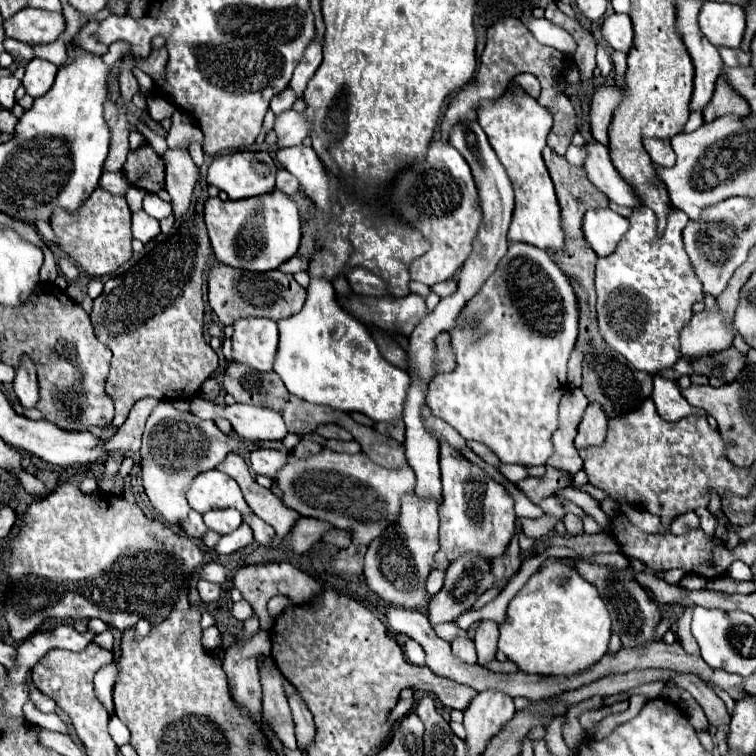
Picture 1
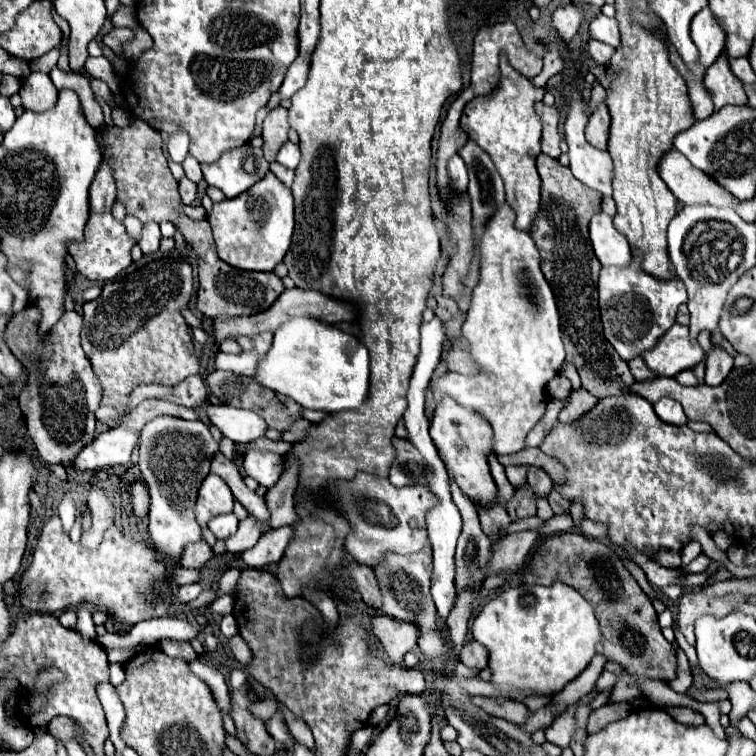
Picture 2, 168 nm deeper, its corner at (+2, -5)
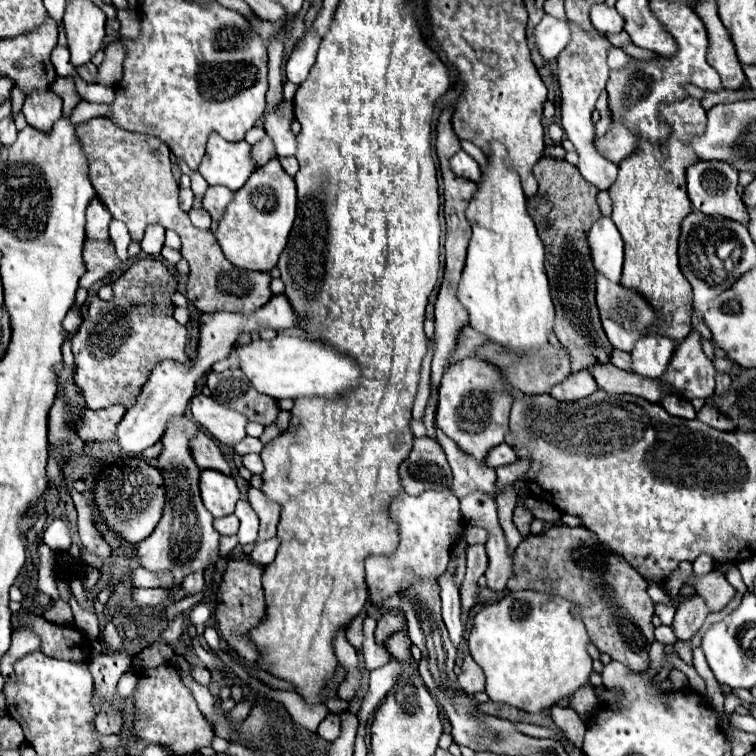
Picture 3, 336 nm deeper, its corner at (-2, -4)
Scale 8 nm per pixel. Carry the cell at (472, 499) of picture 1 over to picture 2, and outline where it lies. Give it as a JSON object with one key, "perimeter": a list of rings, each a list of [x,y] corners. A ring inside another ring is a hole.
{"perimeter":[[[444,397],[444,401],[440,401],[434,411],[430,423],[430,437],[436,449],[442,453],[450,477],[458,483],[464,495],[482,505],[498,499],[496,483],[488,467],[488,455],[492,453],[492,427],[488,425],[488,421],[484,421],[484,417],[480,417],[480,413],[472,413],[462,405],[456,405],[456,401],[452,401],[450,397]]]}

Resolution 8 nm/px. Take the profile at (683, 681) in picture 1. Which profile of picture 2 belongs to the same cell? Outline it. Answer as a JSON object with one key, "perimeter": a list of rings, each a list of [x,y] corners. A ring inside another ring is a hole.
{"perimeter":[[[560,533],[542,539],[522,573],[522,583],[550,585],[556,581],[574,587],[592,605],[602,631],[602,641],[596,649],[600,655],[608,661],[616,661],[622,669],[638,677],[664,681],[672,681],[676,677],[676,657],[672,653],[672,645],[660,633],[652,601],[610,545],[584,537],[582,533]]]}

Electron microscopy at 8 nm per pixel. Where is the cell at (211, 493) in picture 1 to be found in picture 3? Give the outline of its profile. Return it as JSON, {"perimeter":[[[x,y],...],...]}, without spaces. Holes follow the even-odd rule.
{"perimeter":[[[202,470],[200,474],[200,492],[206,510],[214,516],[228,516],[234,512],[234,506],[240,498],[236,482],[232,476],[224,476],[220,472]]]}

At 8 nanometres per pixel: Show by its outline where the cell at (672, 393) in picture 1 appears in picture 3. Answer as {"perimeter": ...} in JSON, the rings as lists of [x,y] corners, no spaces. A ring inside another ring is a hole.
{"perimeter":[[[664,396],[664,400],[660,402],[664,406],[664,410],[672,416],[678,416],[678,418],[686,418],[686,420],[692,420],[696,418],[696,410],[692,408],[692,404],[680,396]]]}

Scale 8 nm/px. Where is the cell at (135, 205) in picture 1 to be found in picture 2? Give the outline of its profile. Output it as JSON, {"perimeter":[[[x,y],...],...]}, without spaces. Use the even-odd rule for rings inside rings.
{"perimeter":[[[128,215],[128,217],[124,219],[124,227],[126,227],[126,233],[130,235],[130,239],[134,239],[134,243],[138,243],[142,223],[140,223],[136,217],[130,217],[130,215]]]}

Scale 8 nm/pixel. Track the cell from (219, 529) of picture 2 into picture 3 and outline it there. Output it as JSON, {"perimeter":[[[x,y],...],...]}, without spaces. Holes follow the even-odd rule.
{"perimeter":[[[234,514],[224,516],[224,518],[216,518],[214,520],[214,528],[222,534],[222,536],[232,536],[238,532],[238,518]]]}

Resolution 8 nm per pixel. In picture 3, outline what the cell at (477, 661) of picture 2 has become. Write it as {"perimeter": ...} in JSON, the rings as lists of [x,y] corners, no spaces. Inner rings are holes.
{"perimeter":[[[470,652],[464,654],[464,664],[462,664],[462,674],[458,676],[460,686],[468,692],[468,694],[476,694],[484,690],[486,684],[486,676],[482,672],[482,668],[472,660]]]}

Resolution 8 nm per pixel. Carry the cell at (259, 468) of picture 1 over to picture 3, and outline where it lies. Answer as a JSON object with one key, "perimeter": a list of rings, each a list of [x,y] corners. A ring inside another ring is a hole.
{"perimeter":[[[246,454],[242,456],[242,464],[252,472],[252,474],[262,474],[264,472],[264,464],[260,454]]]}

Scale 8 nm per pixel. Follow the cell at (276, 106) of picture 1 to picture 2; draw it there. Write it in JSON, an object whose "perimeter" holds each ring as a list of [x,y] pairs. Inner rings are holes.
{"perimeter":[[[298,55],[298,59],[292,61],[292,65],[288,67],[288,73],[284,77],[284,83],[280,85],[282,99],[290,99],[298,89],[302,89],[302,85],[306,83],[306,77],[308,77],[308,69],[310,69],[310,61],[304,61],[304,57]]]}

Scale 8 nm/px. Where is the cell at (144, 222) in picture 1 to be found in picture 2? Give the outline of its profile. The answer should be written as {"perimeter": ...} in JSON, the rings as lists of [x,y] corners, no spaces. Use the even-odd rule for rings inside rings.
{"perimeter":[[[146,223],[146,225],[142,227],[142,237],[140,237],[138,245],[140,245],[142,253],[148,255],[148,253],[158,251],[158,247],[160,247],[160,239],[162,239],[162,235],[160,235],[160,227],[158,227],[158,223]]]}

